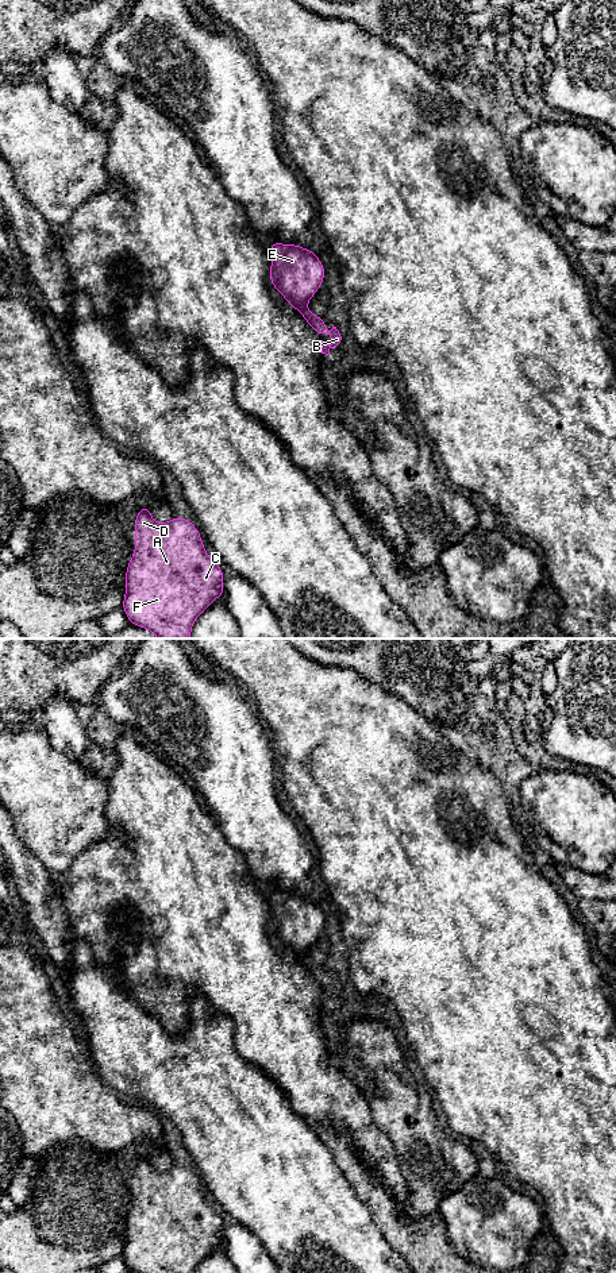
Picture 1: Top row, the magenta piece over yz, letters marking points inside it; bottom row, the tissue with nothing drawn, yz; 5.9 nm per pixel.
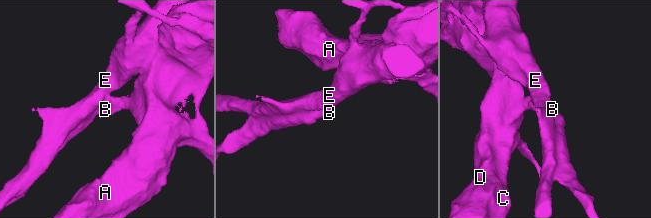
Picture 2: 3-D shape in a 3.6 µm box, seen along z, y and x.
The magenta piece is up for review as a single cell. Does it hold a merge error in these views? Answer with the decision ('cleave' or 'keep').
cleave

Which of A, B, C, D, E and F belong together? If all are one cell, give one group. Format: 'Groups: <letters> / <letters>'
Groups: A B C D F / E

